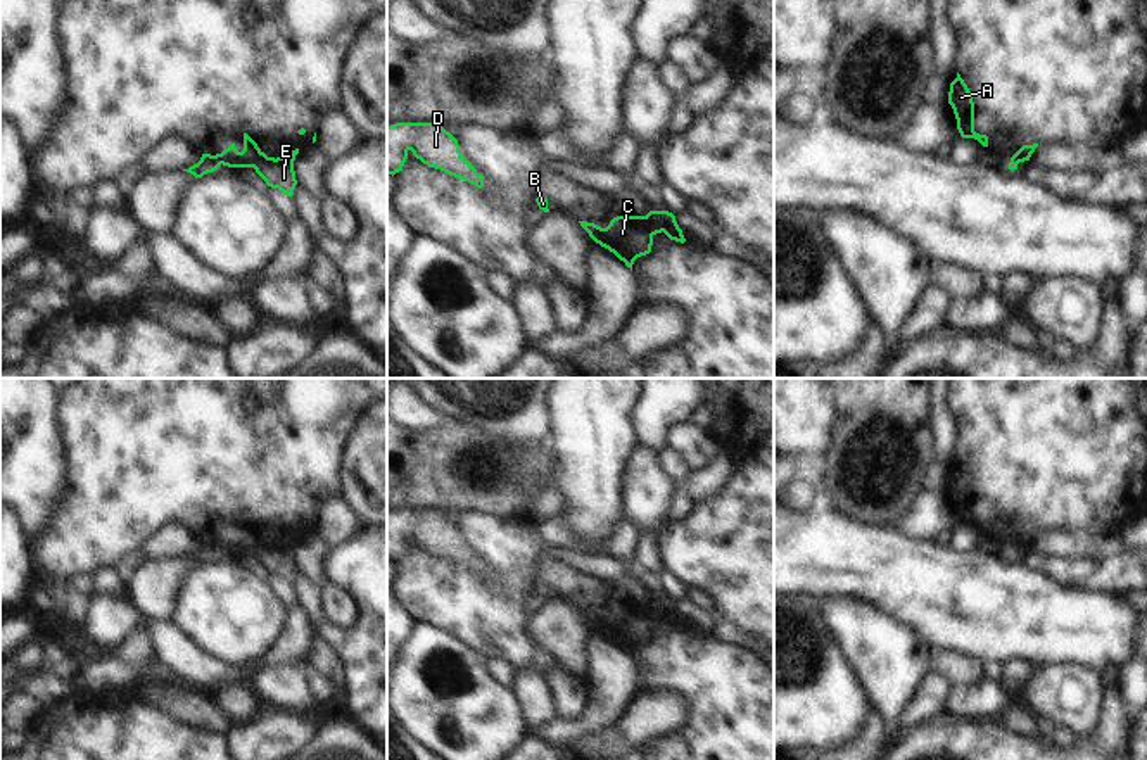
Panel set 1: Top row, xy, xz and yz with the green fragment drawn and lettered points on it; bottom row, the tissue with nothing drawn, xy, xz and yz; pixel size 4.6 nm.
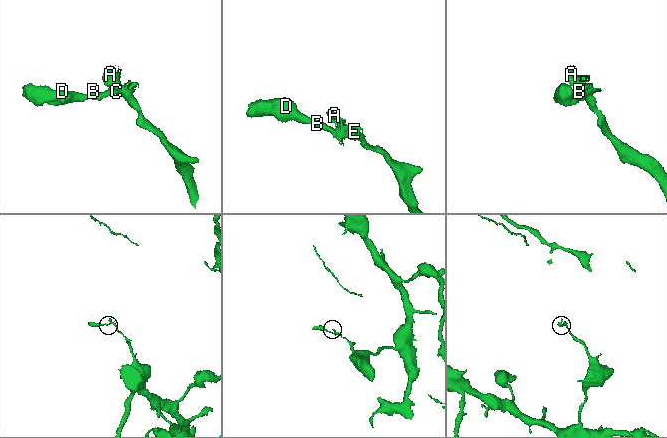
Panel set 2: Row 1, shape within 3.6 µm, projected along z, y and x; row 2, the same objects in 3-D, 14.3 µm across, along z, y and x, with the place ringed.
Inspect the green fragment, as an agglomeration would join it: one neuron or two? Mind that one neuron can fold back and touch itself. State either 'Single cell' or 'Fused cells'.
Fused cells

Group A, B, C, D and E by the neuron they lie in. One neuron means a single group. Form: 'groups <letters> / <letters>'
groups A C E / B D

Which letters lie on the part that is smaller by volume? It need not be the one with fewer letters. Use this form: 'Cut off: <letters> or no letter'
Cut off: B, D

